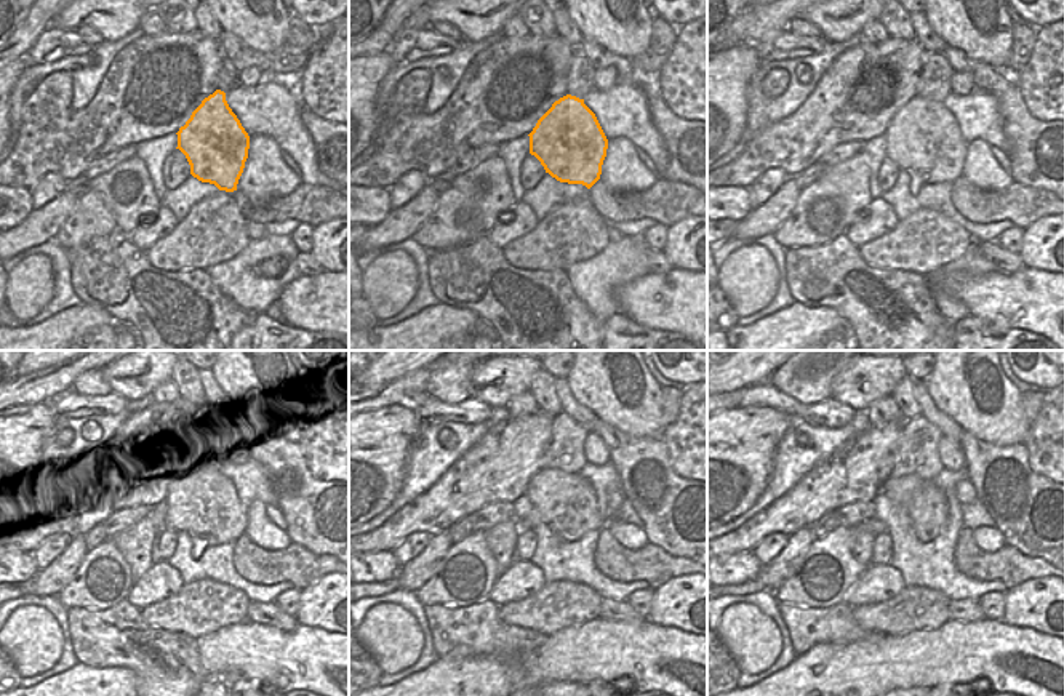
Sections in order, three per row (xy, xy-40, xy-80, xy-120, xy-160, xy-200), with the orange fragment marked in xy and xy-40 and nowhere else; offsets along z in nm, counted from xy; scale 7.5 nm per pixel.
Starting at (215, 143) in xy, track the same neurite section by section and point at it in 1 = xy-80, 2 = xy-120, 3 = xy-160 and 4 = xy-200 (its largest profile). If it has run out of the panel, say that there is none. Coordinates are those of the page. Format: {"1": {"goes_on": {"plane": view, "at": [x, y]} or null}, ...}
{"1": {"goes_on": {"plane": "xy-80", "at": [924, 136]}}, "2": {"goes_on": {"plane": "xy-120", "at": [202, 500]}}, "3": {"goes_on": {"plane": "xy-160", "at": [565, 503]}}, "4": {"goes_on": {"plane": "xy-200", "at": [824, 578]}}}

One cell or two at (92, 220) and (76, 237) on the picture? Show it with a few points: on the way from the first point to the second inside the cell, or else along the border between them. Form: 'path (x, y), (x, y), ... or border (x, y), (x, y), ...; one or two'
path (87, 224), (79, 232); one

